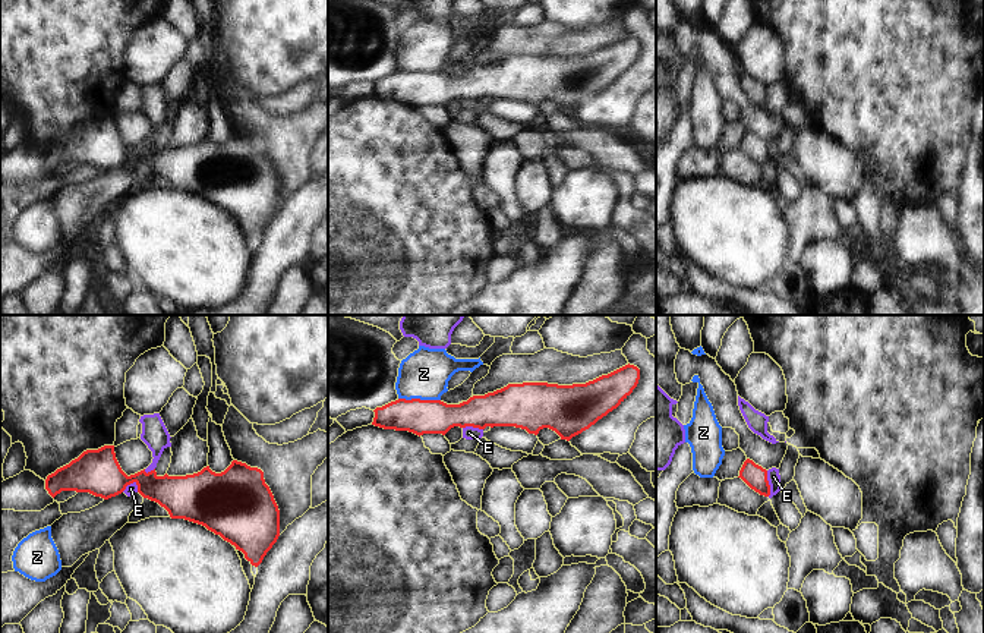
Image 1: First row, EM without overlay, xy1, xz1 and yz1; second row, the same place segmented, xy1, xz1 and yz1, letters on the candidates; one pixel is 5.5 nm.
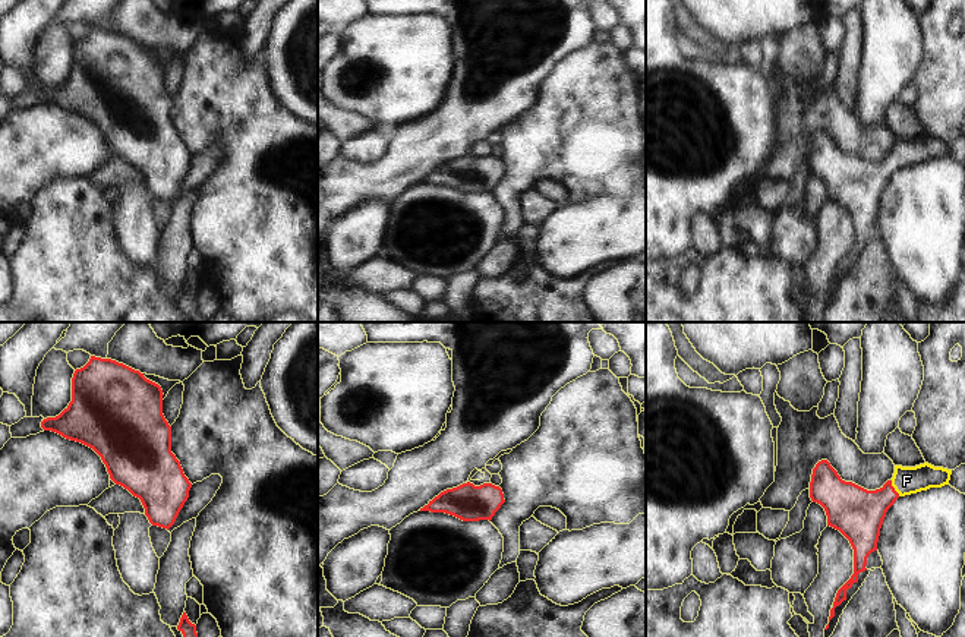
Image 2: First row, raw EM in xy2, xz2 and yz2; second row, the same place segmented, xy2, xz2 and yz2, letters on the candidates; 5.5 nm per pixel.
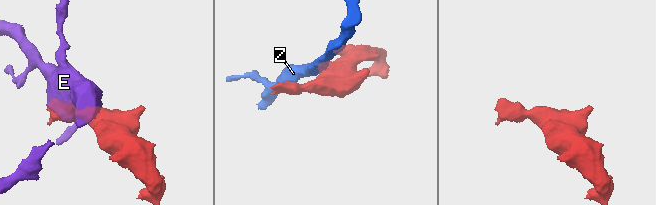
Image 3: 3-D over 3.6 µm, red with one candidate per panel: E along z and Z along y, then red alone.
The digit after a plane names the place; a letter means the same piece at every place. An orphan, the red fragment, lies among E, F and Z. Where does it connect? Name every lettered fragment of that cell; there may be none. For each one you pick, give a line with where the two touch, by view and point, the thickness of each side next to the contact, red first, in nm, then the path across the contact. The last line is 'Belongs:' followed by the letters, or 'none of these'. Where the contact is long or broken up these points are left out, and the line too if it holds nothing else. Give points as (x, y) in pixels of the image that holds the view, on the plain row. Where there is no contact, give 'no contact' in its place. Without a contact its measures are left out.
F: meets red in yz2 at (893, 160); 280 nm thick on the red side, 150 nm on the other; runs through yz2 (857, 185), (882, 172), (893, 160), (907, 153)
Belongs: F

